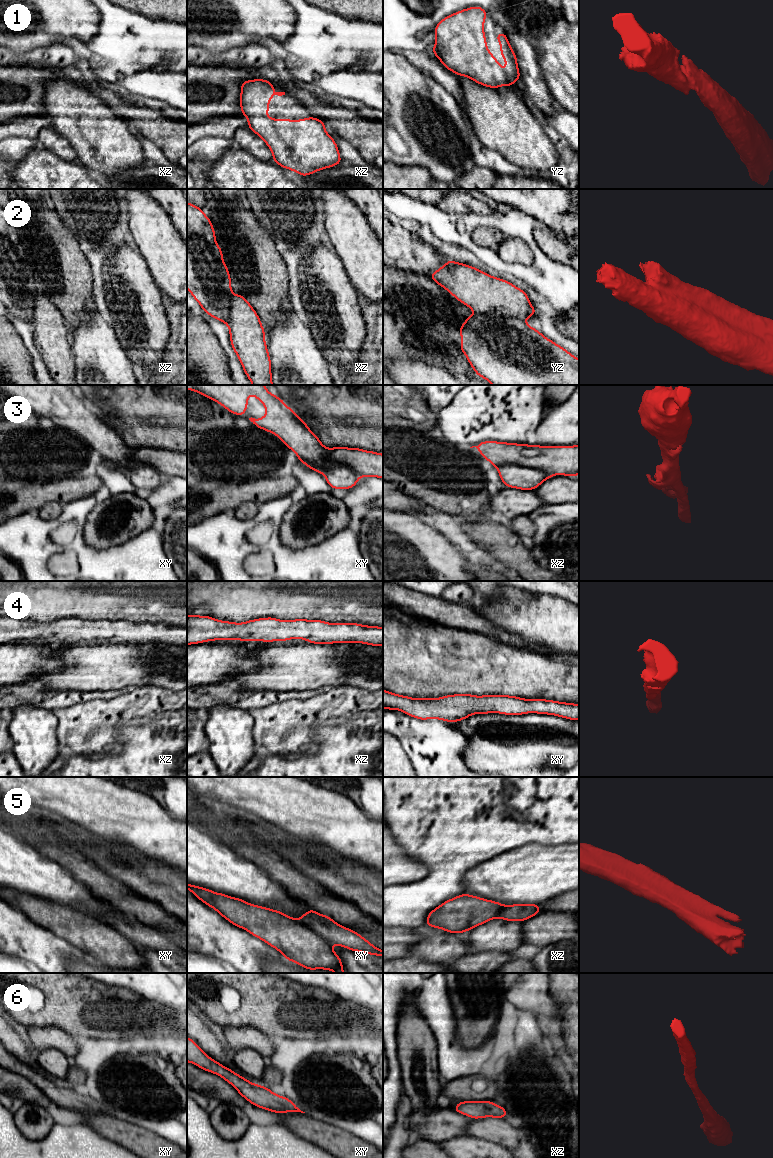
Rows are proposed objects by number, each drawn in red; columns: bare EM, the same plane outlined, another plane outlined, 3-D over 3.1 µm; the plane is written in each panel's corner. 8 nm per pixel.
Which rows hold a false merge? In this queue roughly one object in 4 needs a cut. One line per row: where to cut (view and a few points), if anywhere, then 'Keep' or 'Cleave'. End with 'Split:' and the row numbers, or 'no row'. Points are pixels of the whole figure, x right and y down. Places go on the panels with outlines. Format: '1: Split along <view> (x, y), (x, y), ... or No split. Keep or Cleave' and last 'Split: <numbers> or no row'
1: No split. Keep
2: Split along yz (476, 311), (496, 316), (516, 317), (523, 320). Cleave
3: Split along xz (496, 466), (502, 464), (535, 466), (552, 475). Cleave
4: No split. Keep
5: Split along xy (299, 919), (329, 943). Cleave
6: No split. Keep
Split: 2, 3, 5

